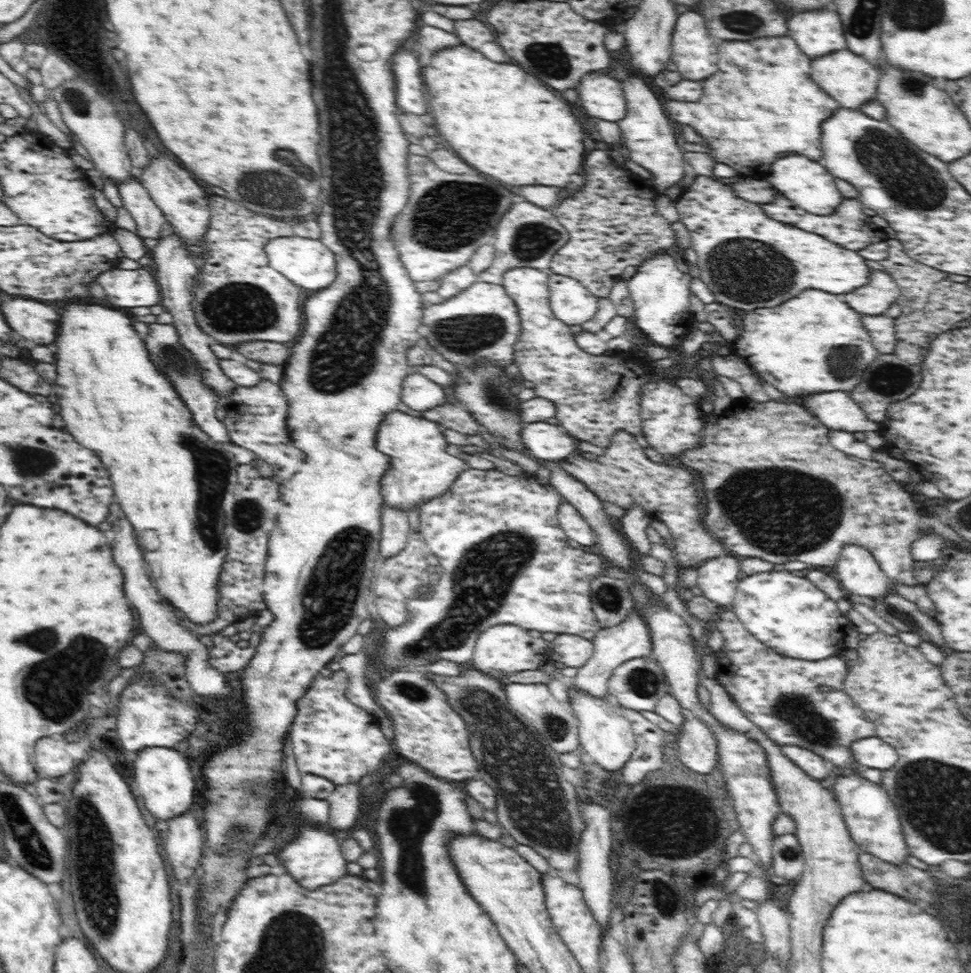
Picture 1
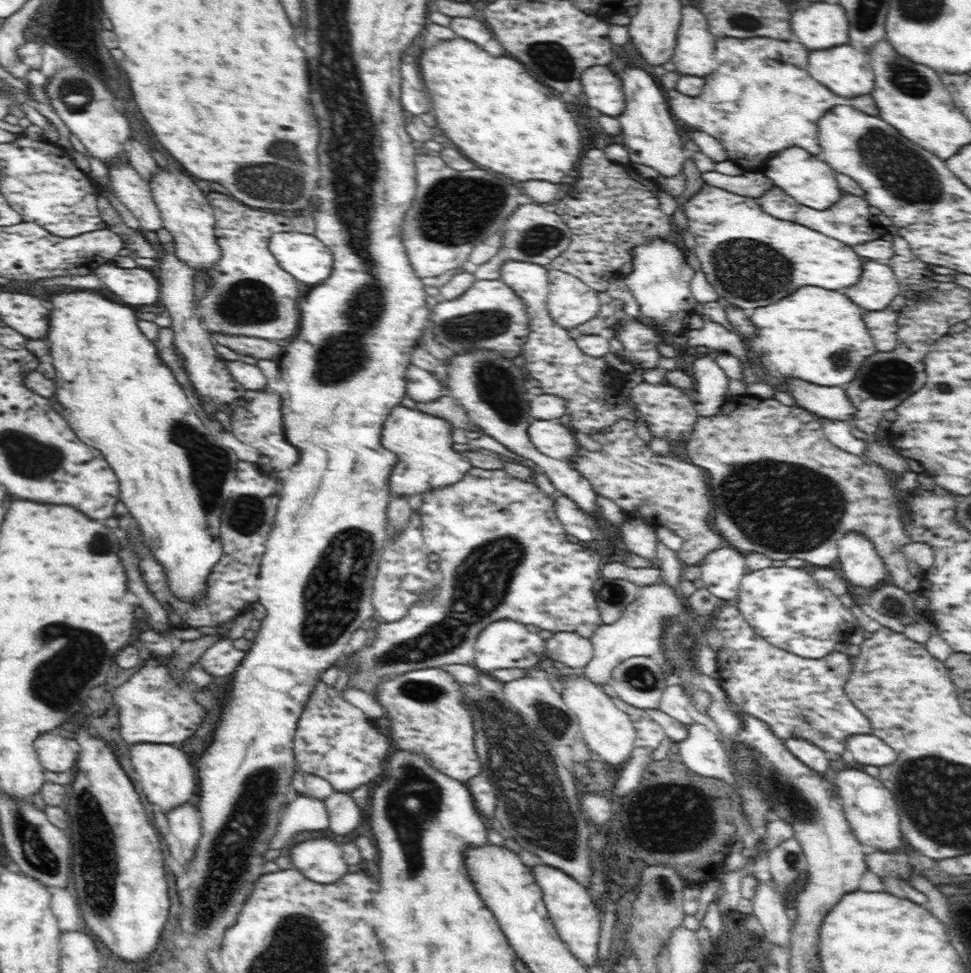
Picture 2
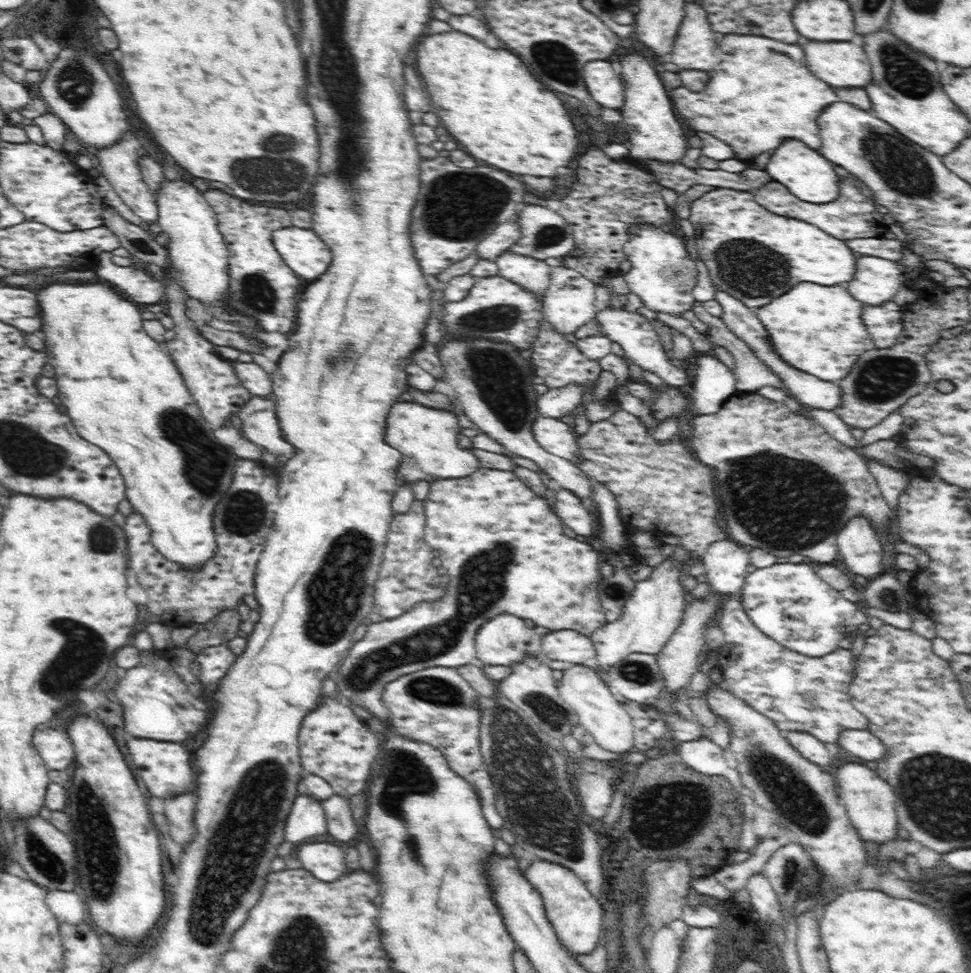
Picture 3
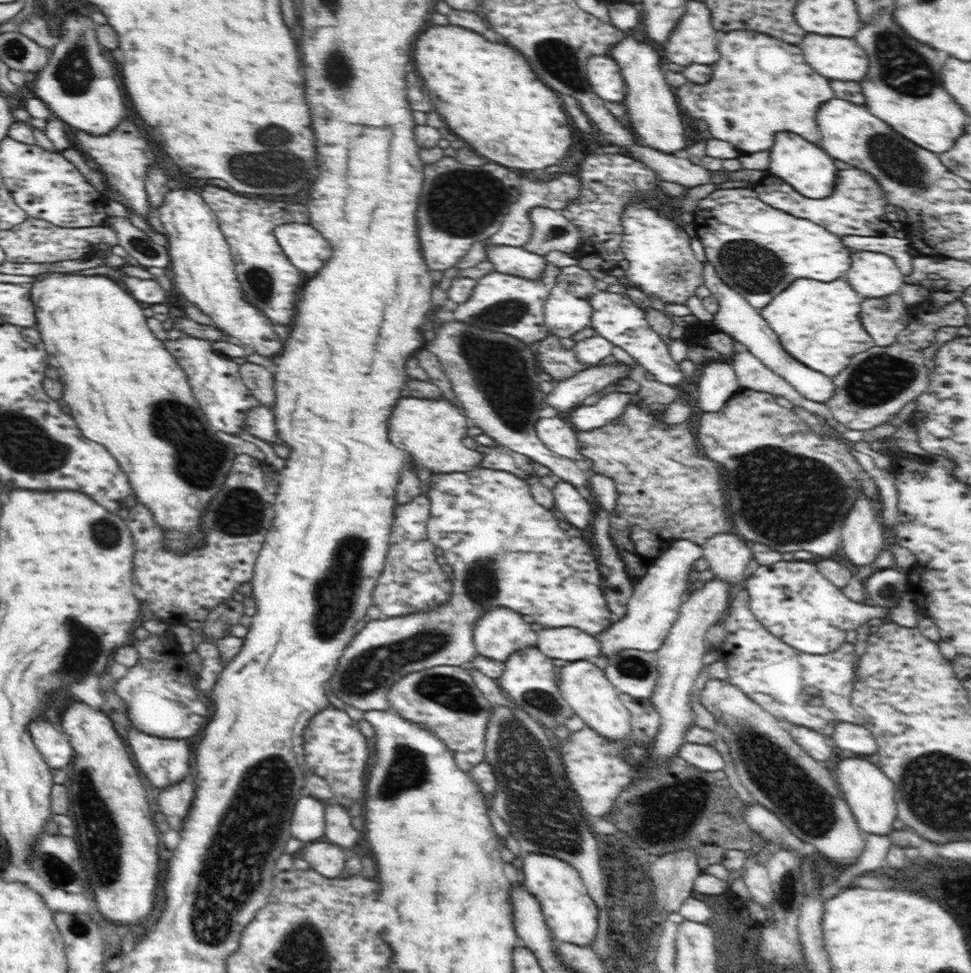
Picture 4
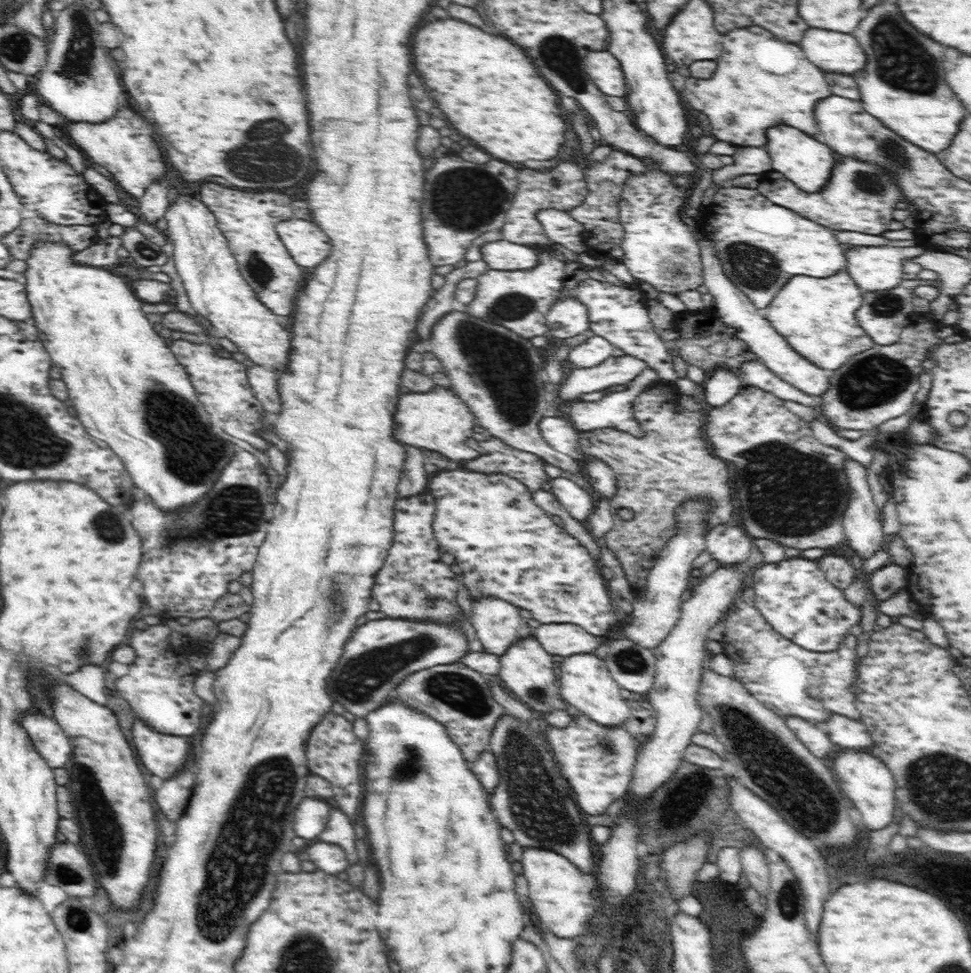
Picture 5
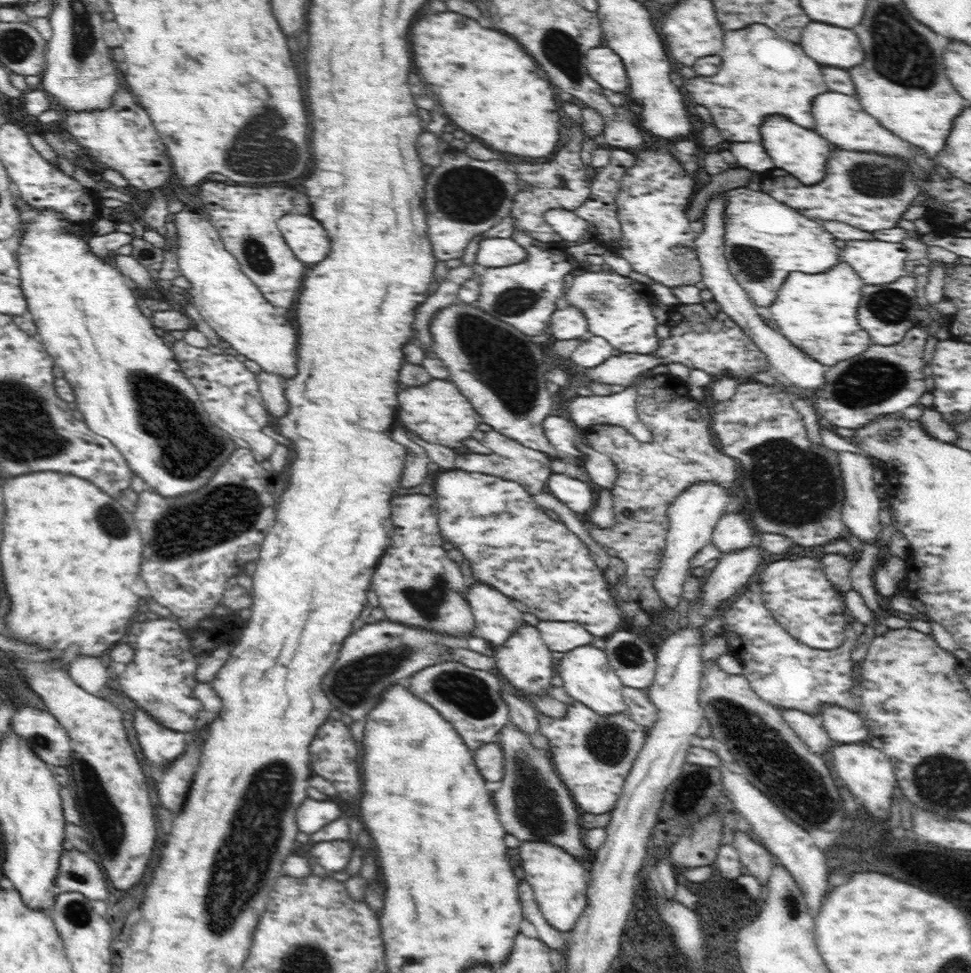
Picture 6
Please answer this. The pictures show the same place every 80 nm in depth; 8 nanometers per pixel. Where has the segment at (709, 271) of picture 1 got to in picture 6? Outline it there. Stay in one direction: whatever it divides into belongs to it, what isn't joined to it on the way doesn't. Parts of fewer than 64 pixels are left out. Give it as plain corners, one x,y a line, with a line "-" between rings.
738,187
728,192
730,202
724,220
724,256
729,264
730,273
748,293
751,300
760,308
767,307
776,300
780,286
790,272
818,274
830,270
840,261
840,248
834,245
835,238
818,221
814,221
790,206
774,200
764,192
756,192
748,187

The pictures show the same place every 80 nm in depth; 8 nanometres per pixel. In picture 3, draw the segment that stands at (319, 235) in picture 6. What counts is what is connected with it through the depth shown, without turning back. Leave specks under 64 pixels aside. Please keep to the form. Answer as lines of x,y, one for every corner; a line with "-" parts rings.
289,226
273,232
274,249
299,278
318,280
333,256
330,247
313,229

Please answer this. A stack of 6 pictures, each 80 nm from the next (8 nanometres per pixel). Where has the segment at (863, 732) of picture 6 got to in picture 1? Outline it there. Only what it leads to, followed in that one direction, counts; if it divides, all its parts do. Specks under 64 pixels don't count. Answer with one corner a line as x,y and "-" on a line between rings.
866,737
854,741
851,746
854,761
862,766
878,770
888,770
899,760
893,746
878,737

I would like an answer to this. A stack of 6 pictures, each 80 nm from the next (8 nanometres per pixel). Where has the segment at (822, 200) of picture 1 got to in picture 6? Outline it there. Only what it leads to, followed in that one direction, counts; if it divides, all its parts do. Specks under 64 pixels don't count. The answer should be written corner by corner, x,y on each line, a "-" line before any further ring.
782,116
766,118
766,122
760,128
760,134
762,134
761,144
772,158
777,170
796,176
796,179
805,186
814,186
824,180
830,150
833,146
822,135
818,135
815,130
796,126
794,122

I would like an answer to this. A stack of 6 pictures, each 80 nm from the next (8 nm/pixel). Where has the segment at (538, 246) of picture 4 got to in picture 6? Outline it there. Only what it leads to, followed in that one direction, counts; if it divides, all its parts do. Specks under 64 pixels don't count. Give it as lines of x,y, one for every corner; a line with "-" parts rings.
554,208
544,214
544,219
554,232
560,235
560,240
576,242
580,240
589,229
588,222
579,218
574,211
564,208

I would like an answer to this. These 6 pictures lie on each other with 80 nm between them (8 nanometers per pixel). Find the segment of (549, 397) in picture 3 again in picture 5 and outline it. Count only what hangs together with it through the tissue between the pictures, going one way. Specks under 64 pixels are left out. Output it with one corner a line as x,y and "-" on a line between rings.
634,356
610,357
590,368
571,368
558,385
556,399
580,401
582,394
629,384
646,368
646,362

